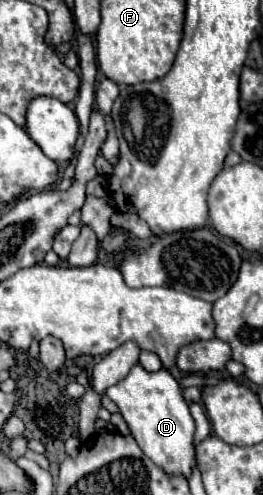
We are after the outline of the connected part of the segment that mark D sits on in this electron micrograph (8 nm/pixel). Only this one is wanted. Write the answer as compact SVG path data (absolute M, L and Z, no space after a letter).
M139 363L129 371L129 375L117 385L109 387L105 395L121 409L131 435L135 437L141 451L163 471L171 475L191 477L195 461L195 419L189 413L189 405L183 399L183 389L165 369L157 373L147 373Z

